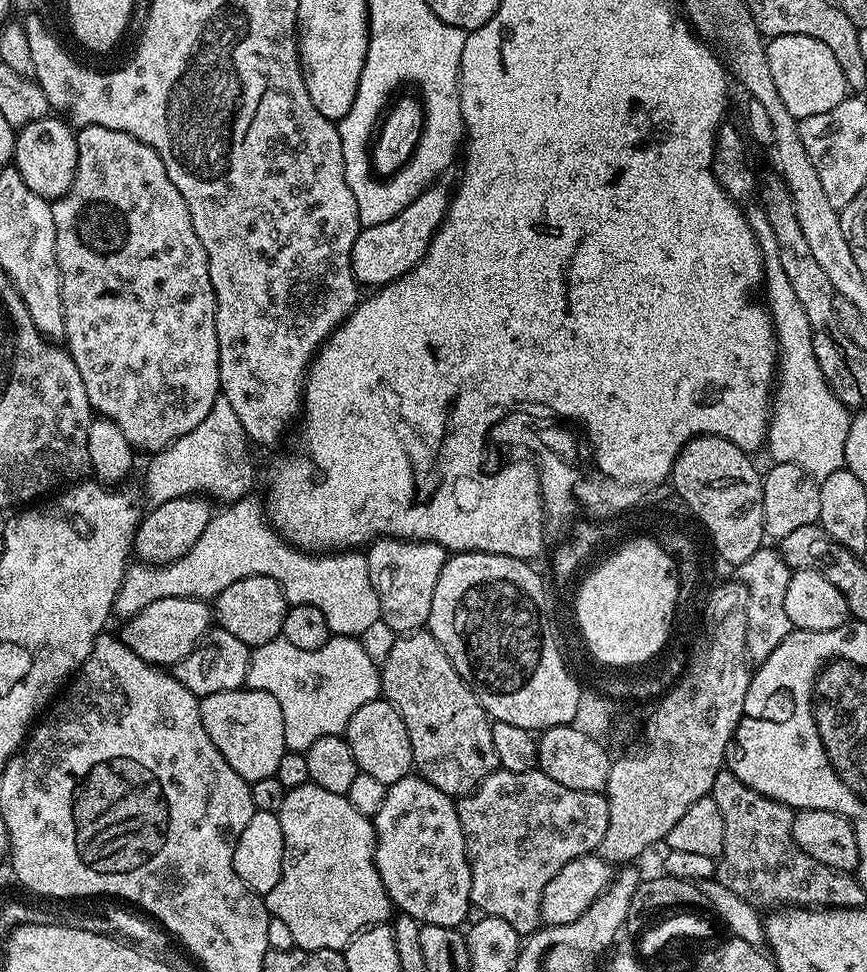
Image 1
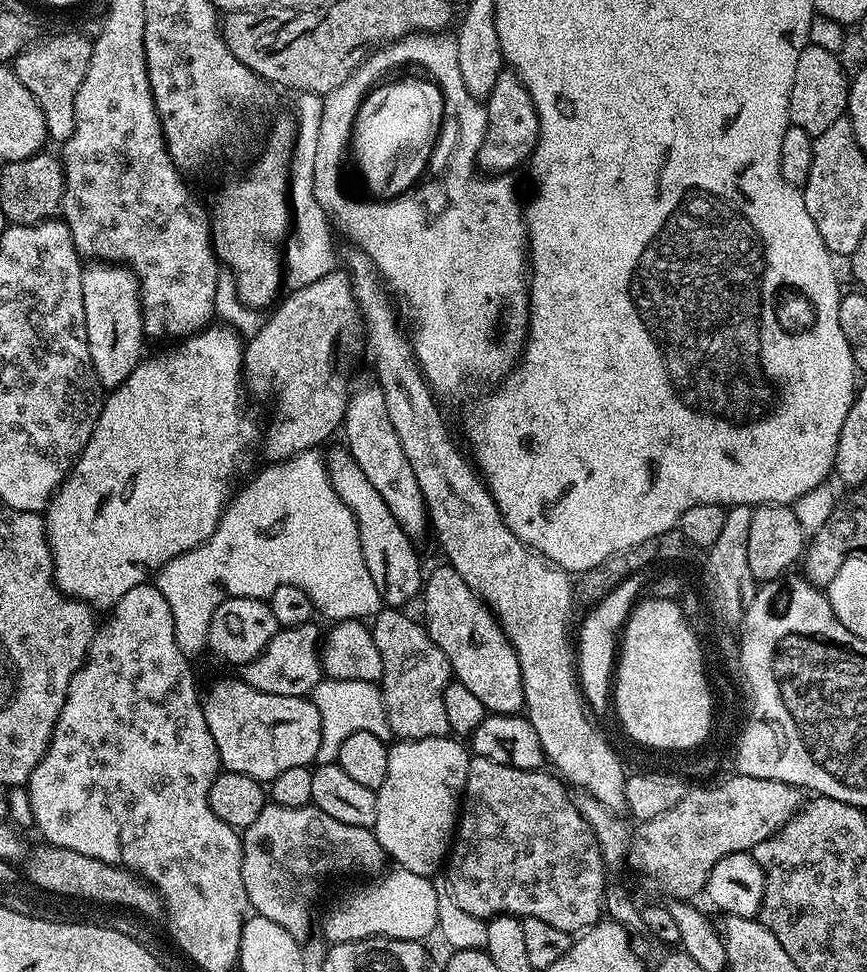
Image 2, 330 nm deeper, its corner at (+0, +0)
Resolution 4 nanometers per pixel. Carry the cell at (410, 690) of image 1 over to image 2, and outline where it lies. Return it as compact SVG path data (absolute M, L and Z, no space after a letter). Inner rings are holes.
M381 607L370 629L382 656L382 674L378 687L384 697L386 718L393 737L421 740L449 735L446 705L442 694L453 679L446 654L428 637L428 629L419 619L411 620L407 611Z

